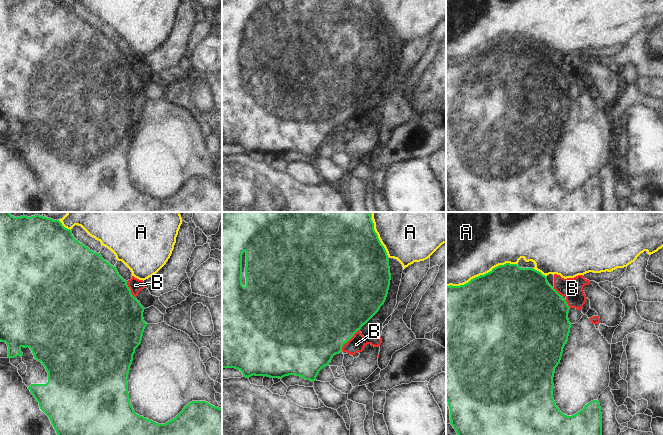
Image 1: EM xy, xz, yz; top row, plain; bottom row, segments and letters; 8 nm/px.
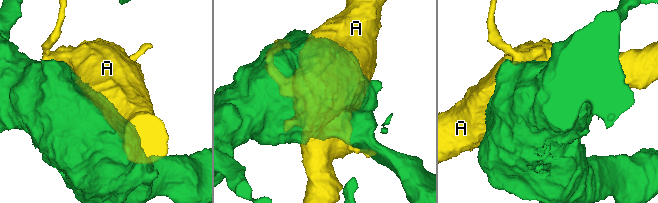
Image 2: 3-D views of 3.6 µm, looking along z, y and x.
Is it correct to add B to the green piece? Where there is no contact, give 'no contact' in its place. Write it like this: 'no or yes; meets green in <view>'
yes; meets green in xz

